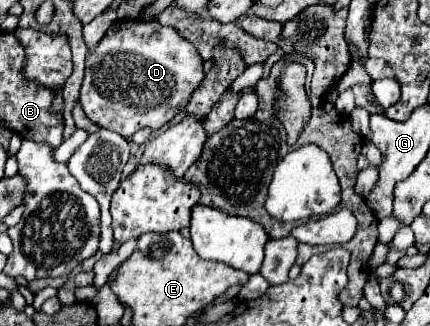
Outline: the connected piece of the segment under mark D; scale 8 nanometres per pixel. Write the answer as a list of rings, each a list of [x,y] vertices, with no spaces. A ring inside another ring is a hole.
[[[117,19],[85,57],[81,105],[93,123],[129,139],[143,127],[165,127],[181,105],[187,105],[203,77],[201,55],[177,29],[157,21]]]

